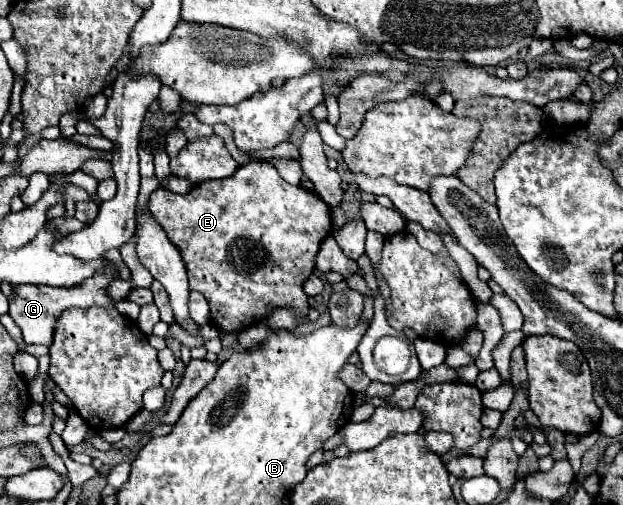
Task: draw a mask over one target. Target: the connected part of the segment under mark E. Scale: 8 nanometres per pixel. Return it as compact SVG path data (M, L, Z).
M249 161L231 177L199 183L187 195L177 195L159 187L151 193L149 209L169 241L181 251L189 287L203 293L209 301L209 323L215 329L239 333L267 317L275 307L291 307L297 315L309 311L303 283L315 269L315 255L321 241L333 229L329 205L315 191L283 181L269 161Z

